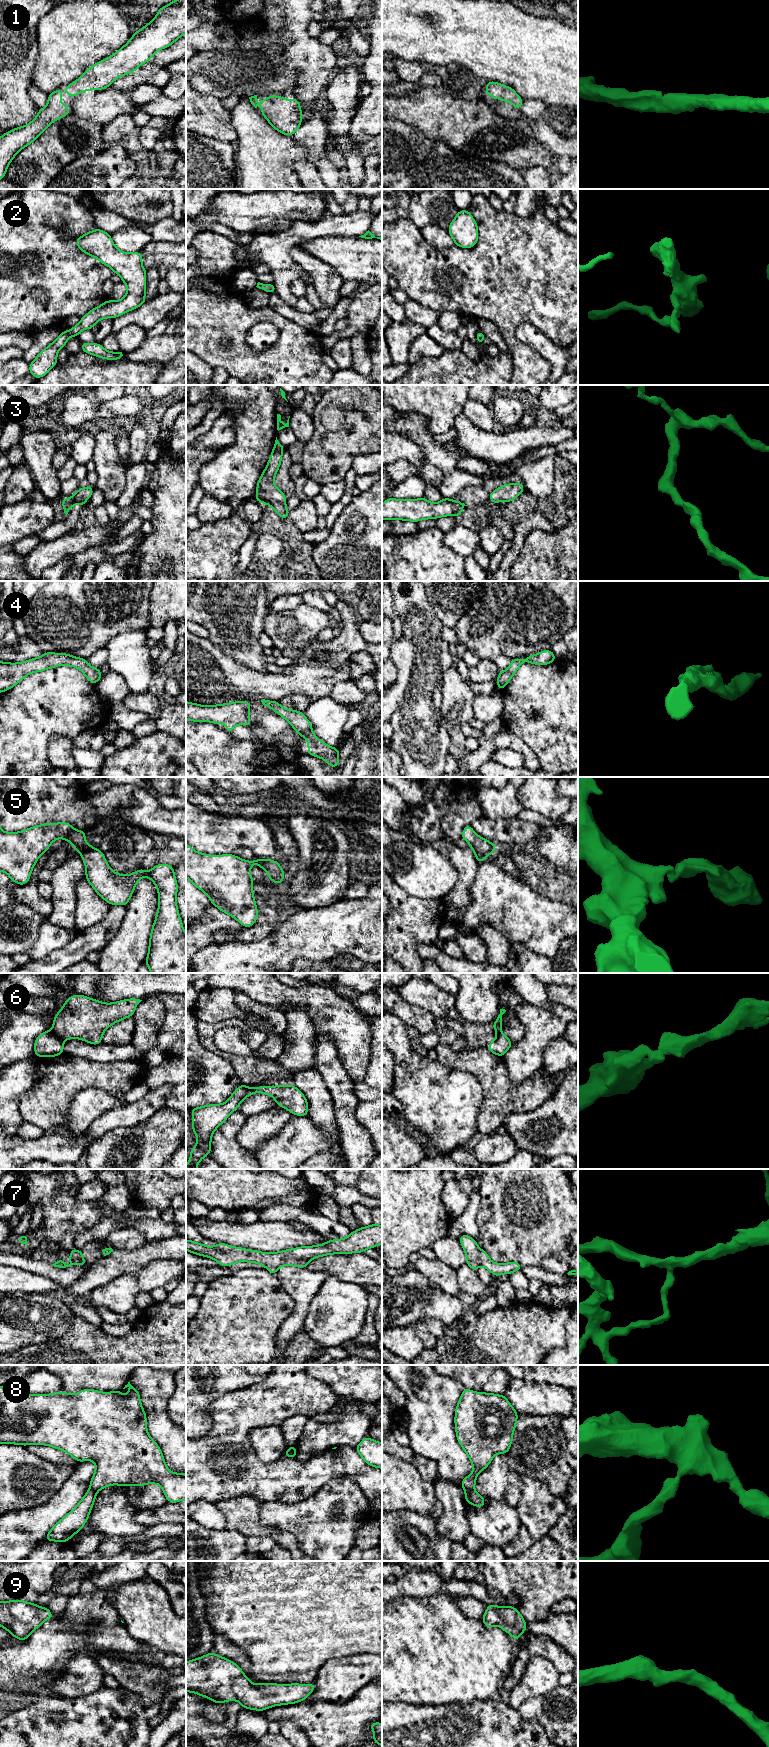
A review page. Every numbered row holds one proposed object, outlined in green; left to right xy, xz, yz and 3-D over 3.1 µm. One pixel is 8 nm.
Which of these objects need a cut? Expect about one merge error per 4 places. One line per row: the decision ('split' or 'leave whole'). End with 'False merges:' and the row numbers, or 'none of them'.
1: leave whole
2: split
3: leave whole
4: leave whole
5: leave whole
6: split
7: split
8: split
9: leave whole
False merges: 2, 6, 7, 8

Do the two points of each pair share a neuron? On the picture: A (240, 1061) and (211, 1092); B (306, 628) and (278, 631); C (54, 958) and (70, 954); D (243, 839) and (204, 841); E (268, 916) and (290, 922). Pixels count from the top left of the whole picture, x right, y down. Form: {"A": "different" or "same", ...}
{"A": "different", "B": "same", "C": "same", "D": "same", "E": "different"}

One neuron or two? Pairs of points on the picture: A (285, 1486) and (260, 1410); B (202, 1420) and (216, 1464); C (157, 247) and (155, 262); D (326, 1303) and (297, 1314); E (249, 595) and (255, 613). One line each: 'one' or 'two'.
A: one
B: two
C: two
D: two
E: one

